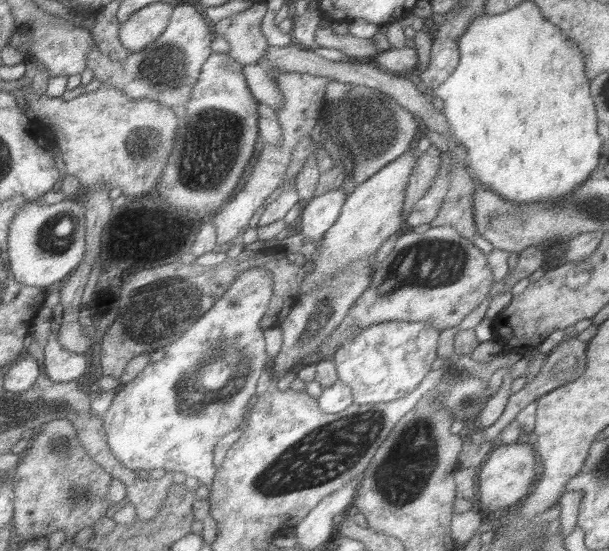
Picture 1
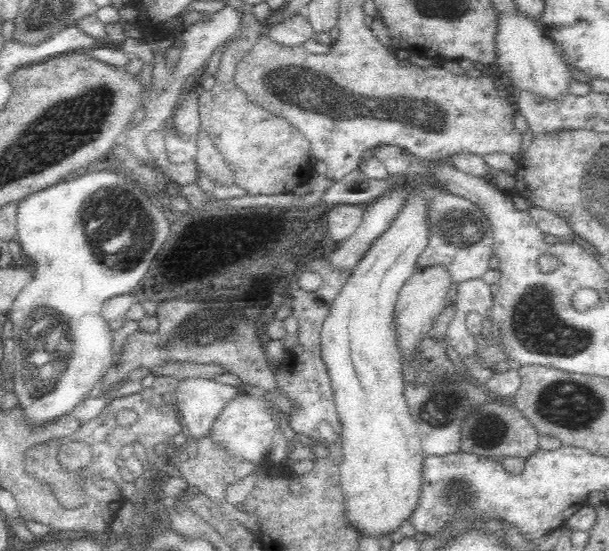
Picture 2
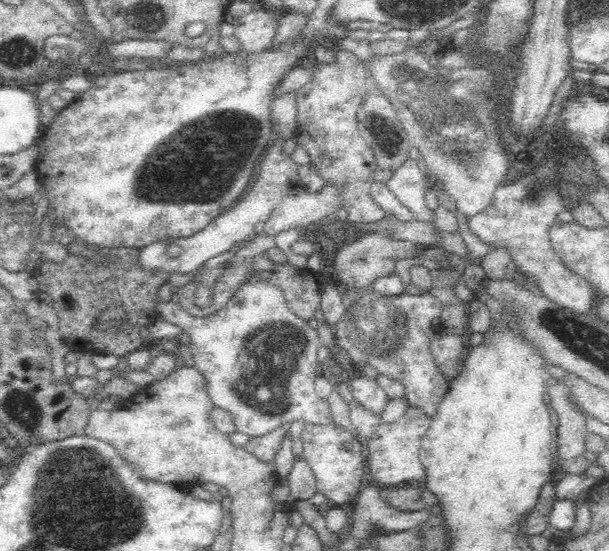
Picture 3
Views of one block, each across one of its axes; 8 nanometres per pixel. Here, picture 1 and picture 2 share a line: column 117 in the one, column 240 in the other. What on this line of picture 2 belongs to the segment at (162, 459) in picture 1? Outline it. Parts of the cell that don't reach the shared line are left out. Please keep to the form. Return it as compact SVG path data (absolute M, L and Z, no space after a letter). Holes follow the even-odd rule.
M240 394L234 398L234 402L226 406L226 410L222 410L220 418L214 422L210 432L212 432L212 438L224 444L234 456L258 464L272 454L272 438L274 438L276 426L274 426L272 410L264 400L250 394Z

